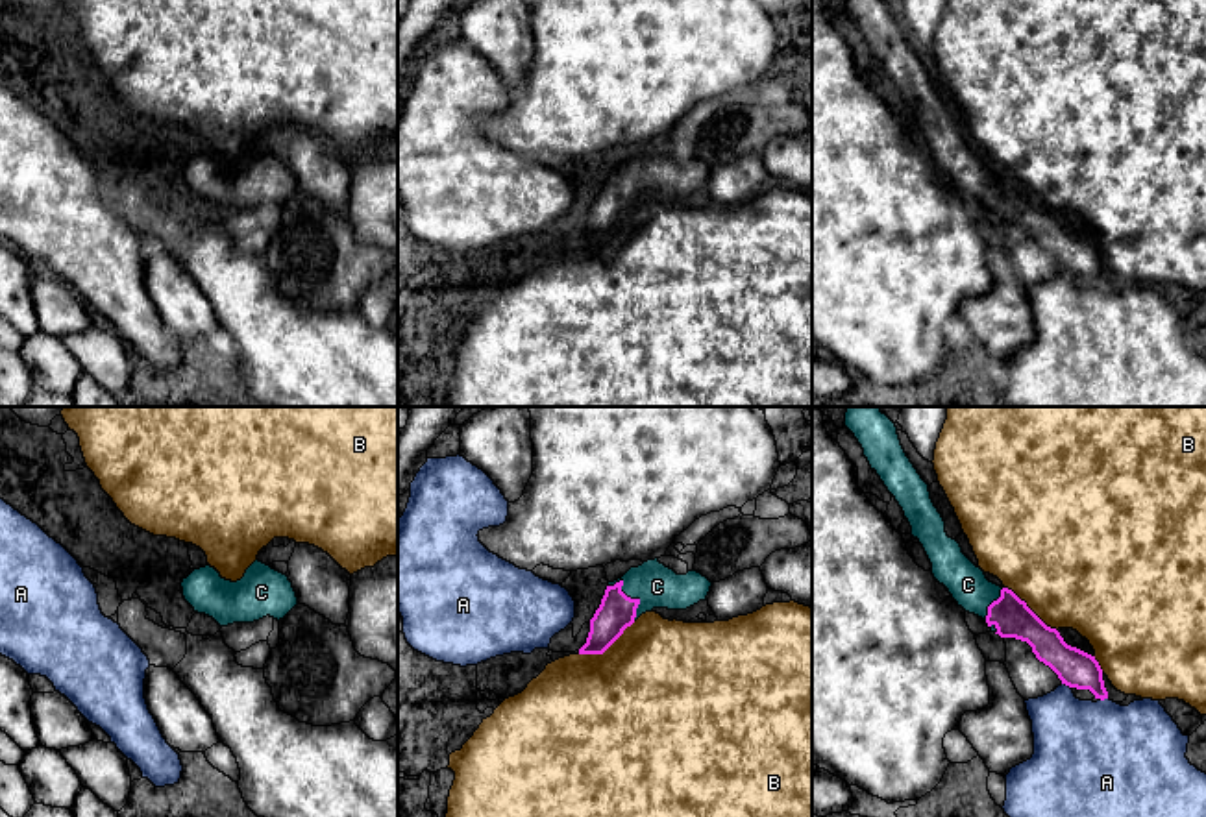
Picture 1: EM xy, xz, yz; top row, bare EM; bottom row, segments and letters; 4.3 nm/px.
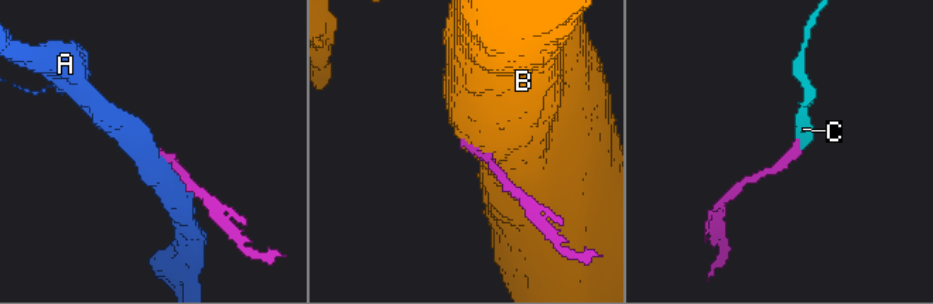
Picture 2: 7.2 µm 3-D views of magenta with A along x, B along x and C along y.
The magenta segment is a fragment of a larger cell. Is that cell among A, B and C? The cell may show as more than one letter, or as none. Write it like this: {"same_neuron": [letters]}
{"same_neuron": ["C"]}

